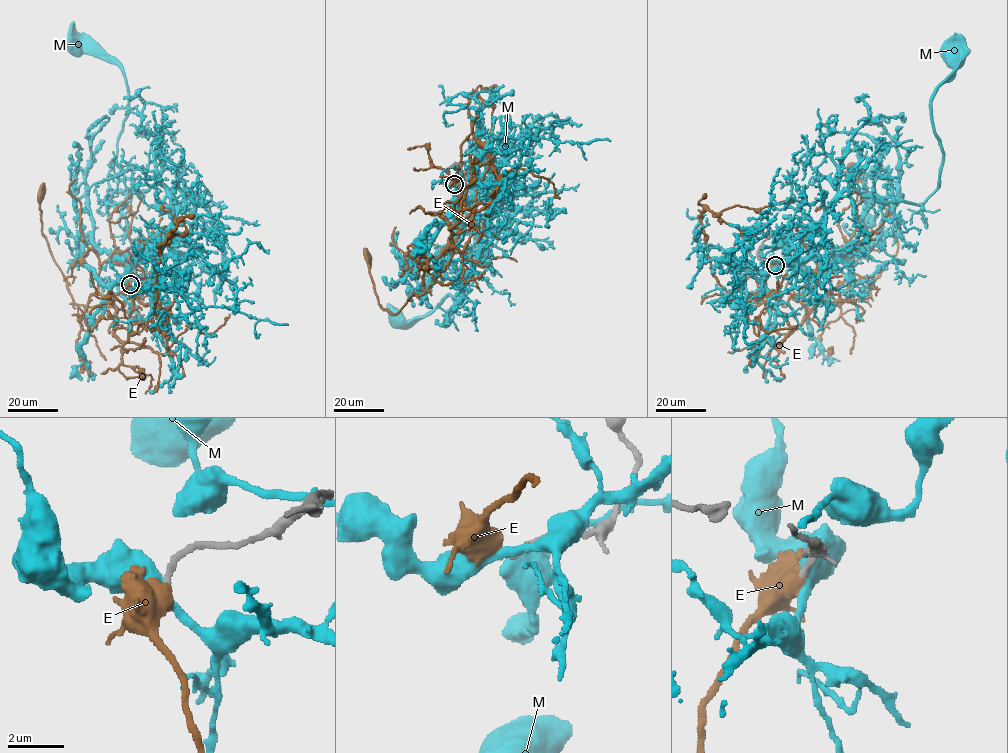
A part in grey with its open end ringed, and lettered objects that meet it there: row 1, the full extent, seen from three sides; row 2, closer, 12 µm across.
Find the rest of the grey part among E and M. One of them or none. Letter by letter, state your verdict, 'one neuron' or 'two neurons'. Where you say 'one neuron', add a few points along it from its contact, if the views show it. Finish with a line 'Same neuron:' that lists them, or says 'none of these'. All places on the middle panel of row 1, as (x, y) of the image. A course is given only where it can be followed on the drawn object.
E: one neuron | via (454, 184), (457, 178), (462, 210), (450, 228), (453, 253), (422, 294), (395, 314), (383, 309), (368, 257)
M: two neurons
Same neuron: E

